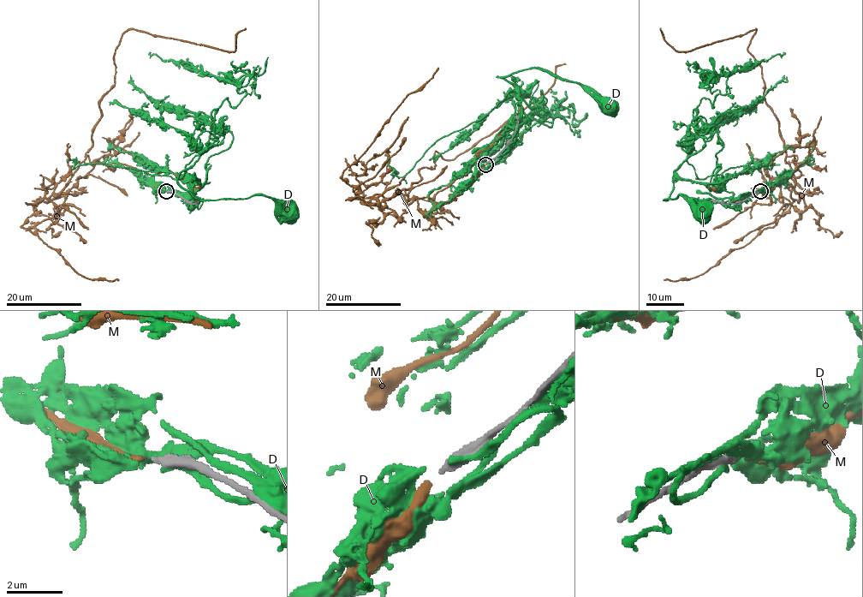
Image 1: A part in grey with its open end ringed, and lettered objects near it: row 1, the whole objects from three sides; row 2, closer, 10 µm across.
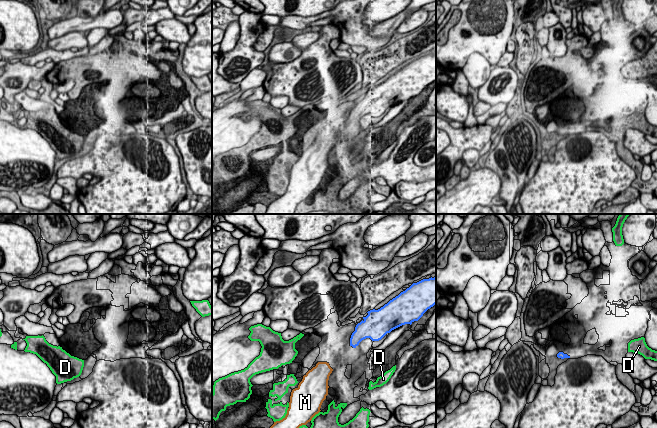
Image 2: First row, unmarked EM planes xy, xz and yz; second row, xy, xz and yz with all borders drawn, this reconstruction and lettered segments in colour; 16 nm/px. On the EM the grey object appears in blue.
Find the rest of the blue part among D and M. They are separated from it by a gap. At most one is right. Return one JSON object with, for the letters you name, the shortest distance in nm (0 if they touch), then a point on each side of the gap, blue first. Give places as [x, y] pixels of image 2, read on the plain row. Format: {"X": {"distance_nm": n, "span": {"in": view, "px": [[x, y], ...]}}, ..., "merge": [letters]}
{"M": {"distance_nm": 460, "span": {"in": "xz", "px": [[350, 121], [328, 139]]}}, "merge": ["M"]}

